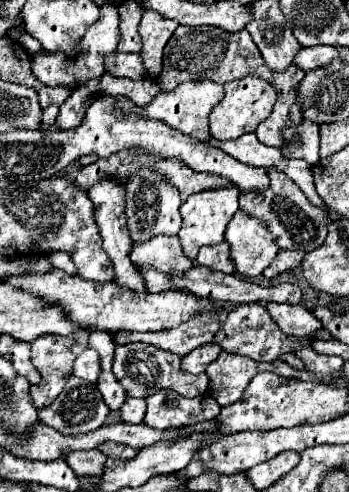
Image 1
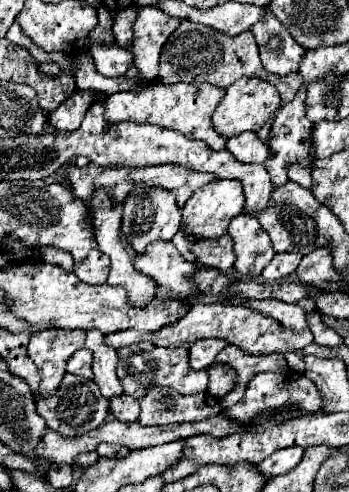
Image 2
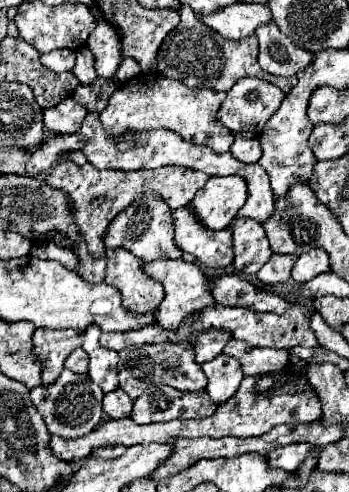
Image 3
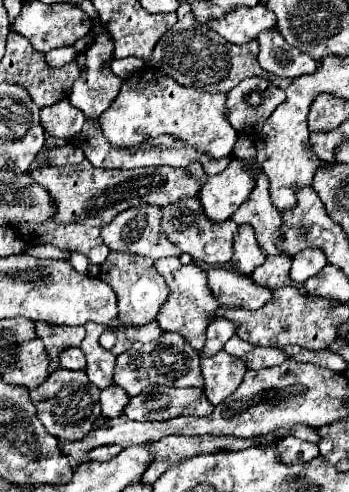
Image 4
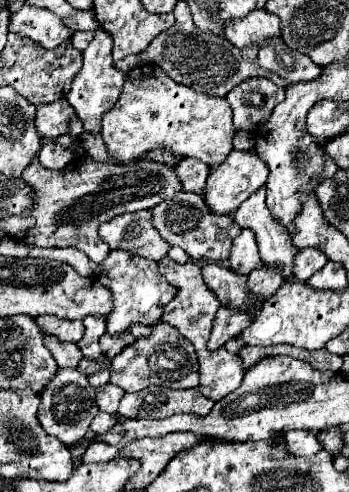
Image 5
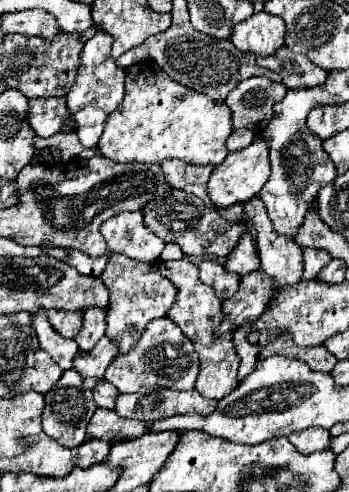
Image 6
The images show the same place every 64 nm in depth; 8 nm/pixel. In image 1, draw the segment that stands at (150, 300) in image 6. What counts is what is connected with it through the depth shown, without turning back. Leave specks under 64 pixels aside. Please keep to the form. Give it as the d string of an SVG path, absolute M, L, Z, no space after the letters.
M104 178L98 184L94 184L88 190L88 198L92 200L94 208L96 208L96 222L100 224L100 234L104 240L104 250L108 250L108 256L116 268L116 280L120 286L128 286L134 292L144 292L144 280L140 280L140 274L136 272L136 266L130 262L128 252L132 246L132 238L130 232L126 228L126 214L124 214L124 200L126 200L126 190L124 184L120 184L116 178Z

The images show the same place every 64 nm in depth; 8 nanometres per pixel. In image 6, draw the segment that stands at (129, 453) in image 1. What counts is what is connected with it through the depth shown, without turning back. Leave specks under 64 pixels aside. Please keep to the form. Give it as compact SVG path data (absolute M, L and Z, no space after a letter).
M88 440L78 448L78 466L80 468L90 468L92 464L100 464L108 458L112 444L104 440Z

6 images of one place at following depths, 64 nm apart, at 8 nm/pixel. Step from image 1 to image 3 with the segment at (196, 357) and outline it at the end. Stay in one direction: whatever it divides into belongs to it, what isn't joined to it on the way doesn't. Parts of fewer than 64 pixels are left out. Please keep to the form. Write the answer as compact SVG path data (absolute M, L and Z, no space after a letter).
M204 332L204 336L198 336L194 344L194 360L196 364L204 364L220 356L222 348L232 336L224 336L224 332Z

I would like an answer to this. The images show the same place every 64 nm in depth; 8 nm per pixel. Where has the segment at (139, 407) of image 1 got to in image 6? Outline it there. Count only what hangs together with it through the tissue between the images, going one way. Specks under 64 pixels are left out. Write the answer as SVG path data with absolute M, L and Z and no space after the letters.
M102 380L96 388L94 388L94 400L98 404L98 408L106 408L106 410L112 410L114 404L116 404L116 398L118 398L118 390L116 386L108 384L108 380Z

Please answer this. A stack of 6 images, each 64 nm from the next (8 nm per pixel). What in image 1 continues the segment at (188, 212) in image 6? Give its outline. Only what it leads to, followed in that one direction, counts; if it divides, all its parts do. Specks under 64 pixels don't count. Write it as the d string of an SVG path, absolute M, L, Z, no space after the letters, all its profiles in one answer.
M220 242L216 246L204 246L198 252L196 262L200 266L206 266L214 272L224 272L224 274L232 274L234 272L234 264L230 260L230 248L226 242Z

